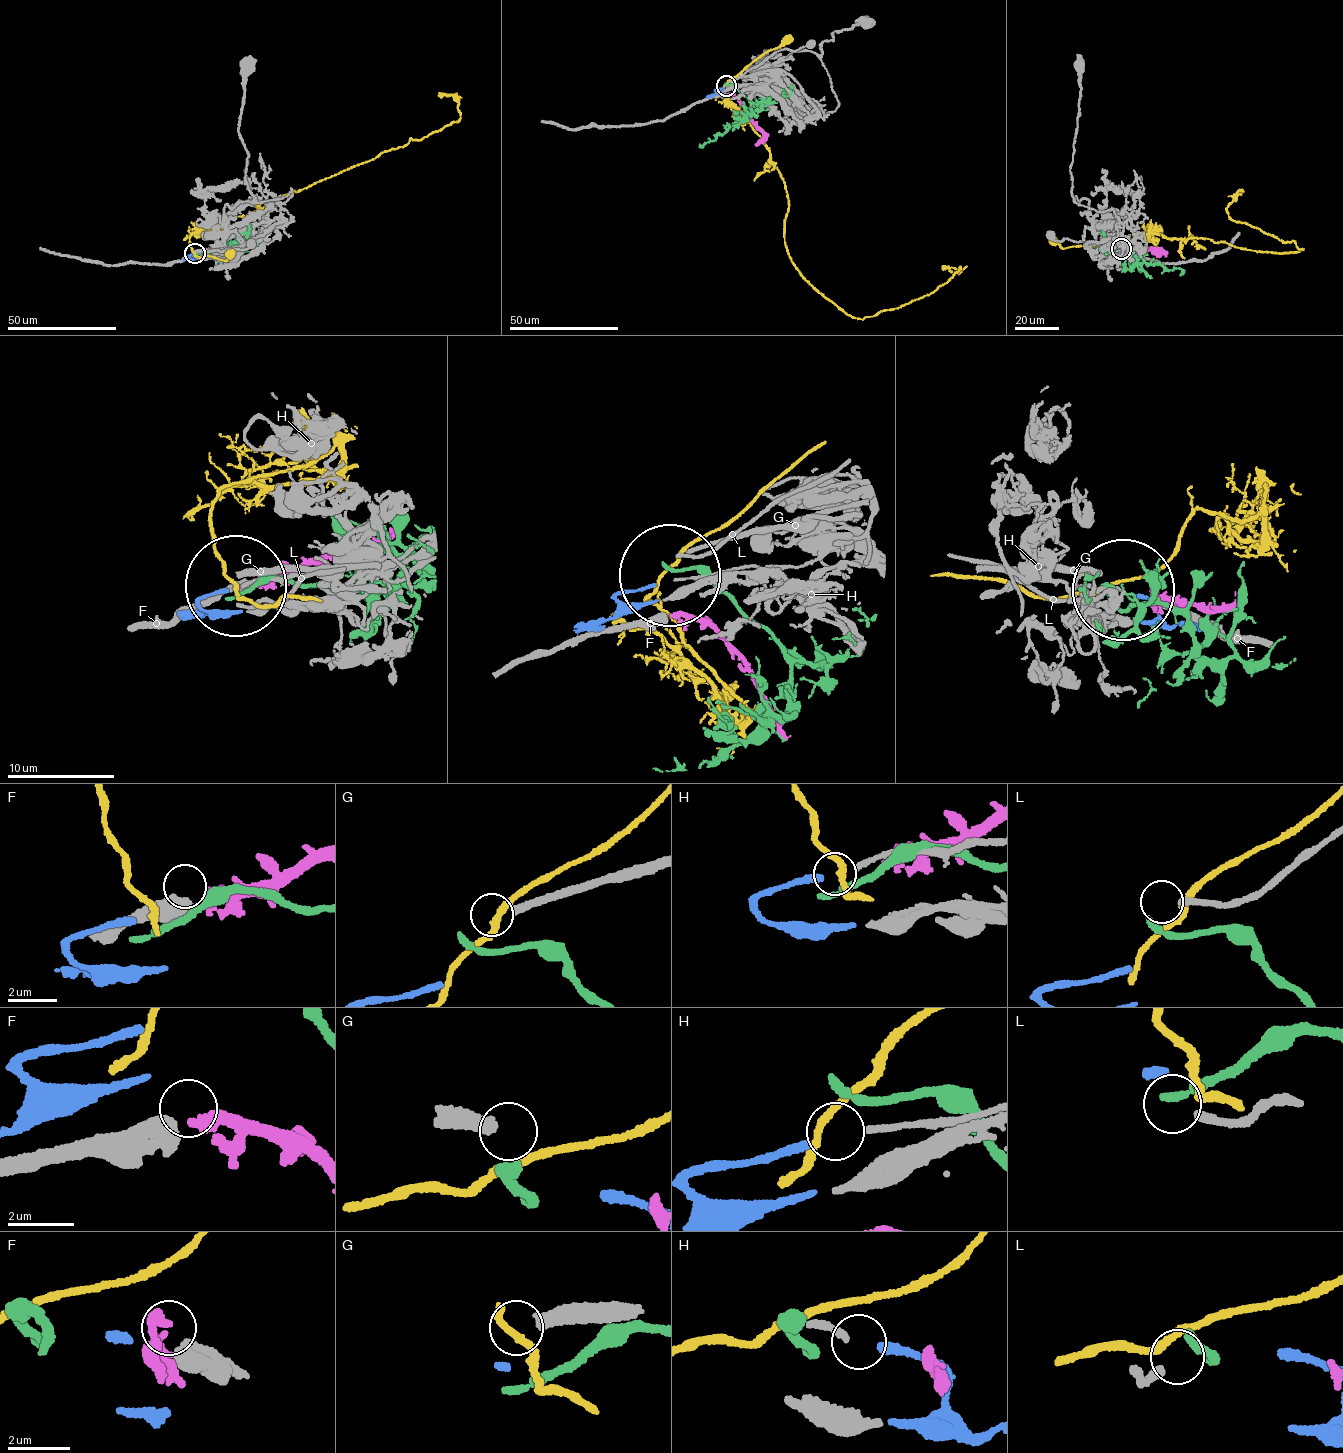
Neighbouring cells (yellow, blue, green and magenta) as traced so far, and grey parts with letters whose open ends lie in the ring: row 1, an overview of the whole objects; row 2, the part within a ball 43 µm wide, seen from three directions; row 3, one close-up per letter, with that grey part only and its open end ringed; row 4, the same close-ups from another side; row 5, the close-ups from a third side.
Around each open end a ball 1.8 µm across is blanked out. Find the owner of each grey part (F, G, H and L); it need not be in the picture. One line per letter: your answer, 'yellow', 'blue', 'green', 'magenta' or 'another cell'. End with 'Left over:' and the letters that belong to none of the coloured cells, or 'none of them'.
F: magenta
G: another cell
H: blue
L: green
Left over: G

